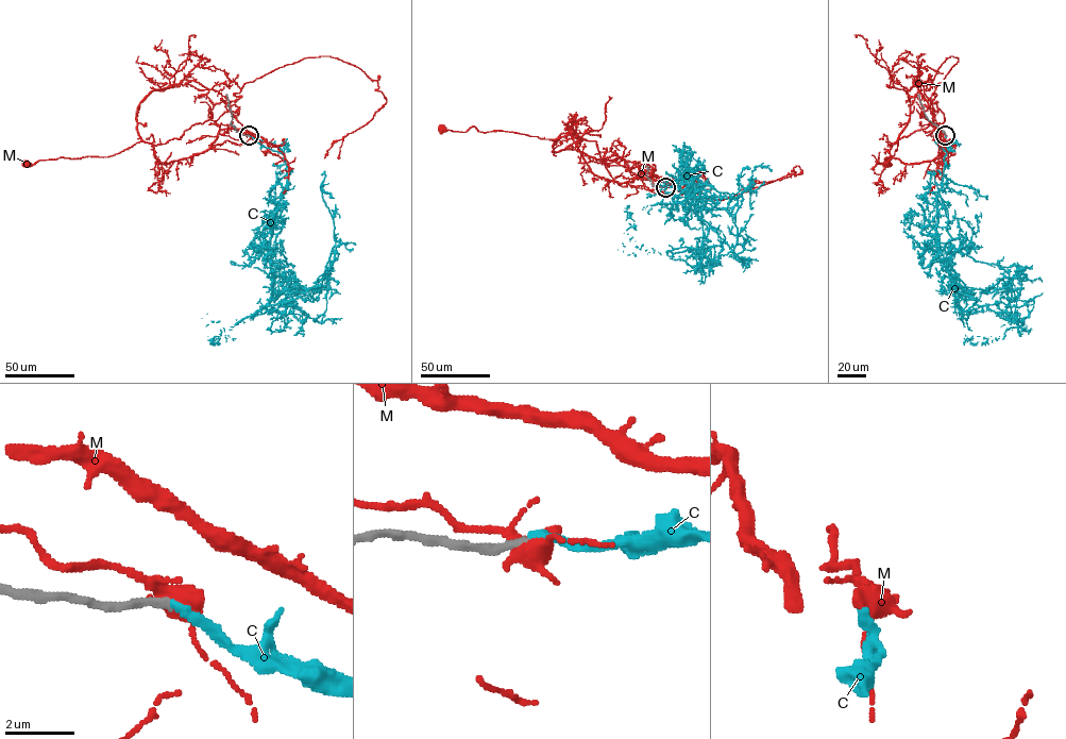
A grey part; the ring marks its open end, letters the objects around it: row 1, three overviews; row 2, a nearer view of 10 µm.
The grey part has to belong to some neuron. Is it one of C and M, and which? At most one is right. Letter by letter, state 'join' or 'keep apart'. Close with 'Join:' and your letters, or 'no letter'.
C: join
M: keep apart
Join: C

